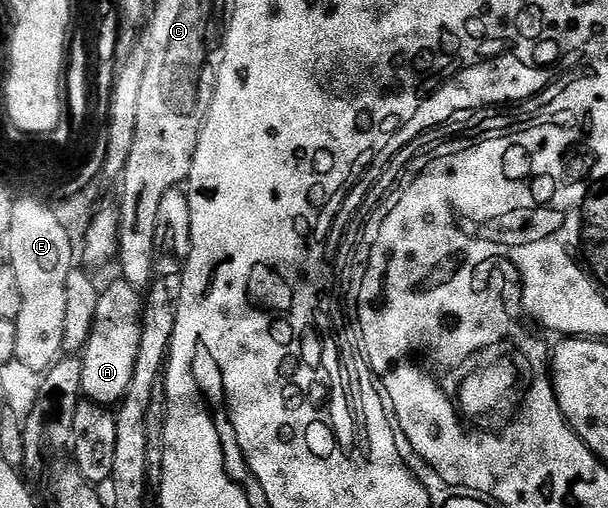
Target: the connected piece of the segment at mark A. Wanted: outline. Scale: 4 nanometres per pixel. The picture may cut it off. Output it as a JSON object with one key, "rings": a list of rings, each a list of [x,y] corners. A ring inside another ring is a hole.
{"rings":[[[124,279],[116,280],[101,289],[99,307],[95,309],[93,331],[81,357],[82,394],[93,404],[106,407],[113,407],[124,401],[131,387],[139,359],[141,322],[145,311],[142,290],[131,287],[131,283]]]}

